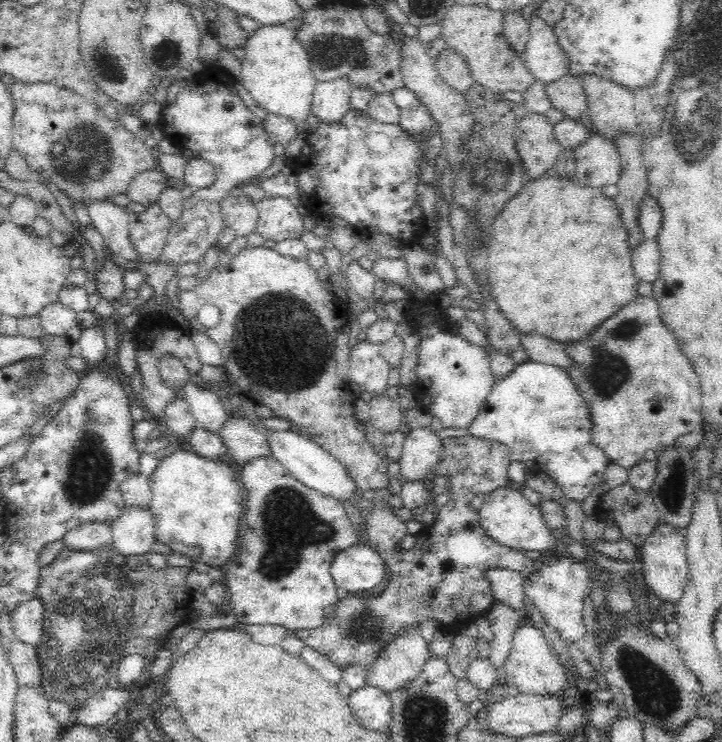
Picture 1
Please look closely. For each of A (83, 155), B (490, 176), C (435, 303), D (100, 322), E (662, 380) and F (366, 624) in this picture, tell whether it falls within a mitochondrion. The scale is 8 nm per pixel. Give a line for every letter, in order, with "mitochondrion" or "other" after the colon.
A: mitochondrion
B: mitochondrion
C: other
D: other
E: other
F: mitochondrion

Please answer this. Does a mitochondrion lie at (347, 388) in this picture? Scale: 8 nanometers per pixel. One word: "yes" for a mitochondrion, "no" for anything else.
no

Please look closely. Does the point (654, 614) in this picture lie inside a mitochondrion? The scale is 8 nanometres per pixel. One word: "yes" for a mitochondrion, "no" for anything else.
no

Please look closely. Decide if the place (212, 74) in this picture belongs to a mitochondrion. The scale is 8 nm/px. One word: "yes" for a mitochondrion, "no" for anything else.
no

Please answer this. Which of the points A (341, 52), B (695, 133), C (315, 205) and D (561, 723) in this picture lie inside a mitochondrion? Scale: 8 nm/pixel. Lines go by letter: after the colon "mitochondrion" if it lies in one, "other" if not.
A: mitochondrion
B: mitochondrion
C: other
D: other

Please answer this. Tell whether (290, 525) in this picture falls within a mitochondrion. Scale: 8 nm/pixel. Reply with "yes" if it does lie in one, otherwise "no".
yes

